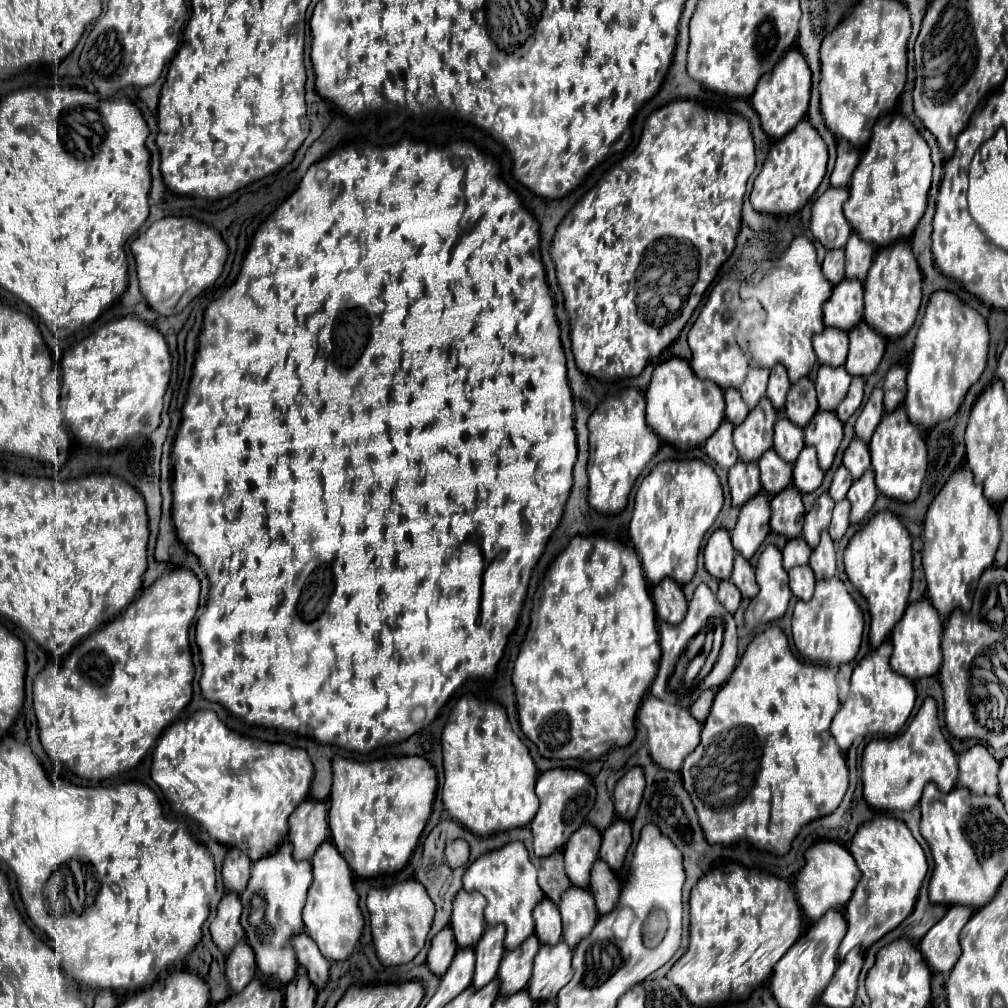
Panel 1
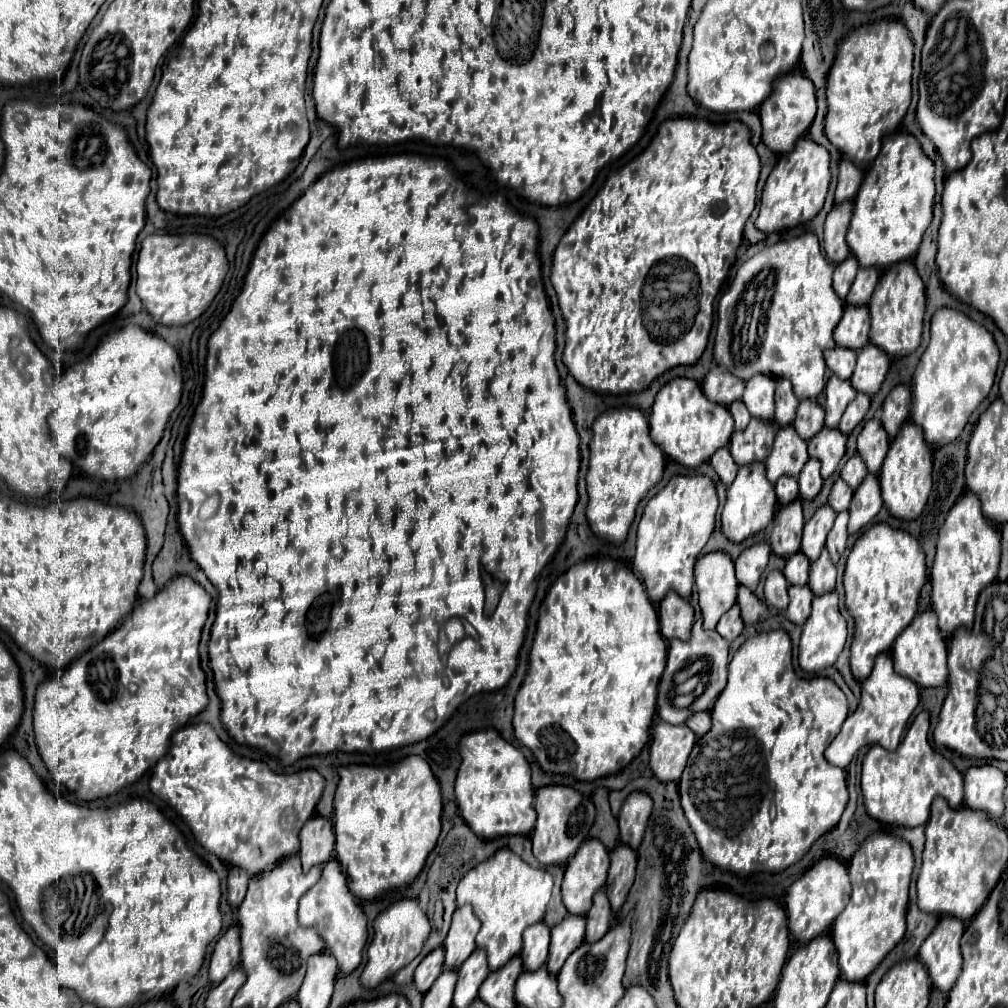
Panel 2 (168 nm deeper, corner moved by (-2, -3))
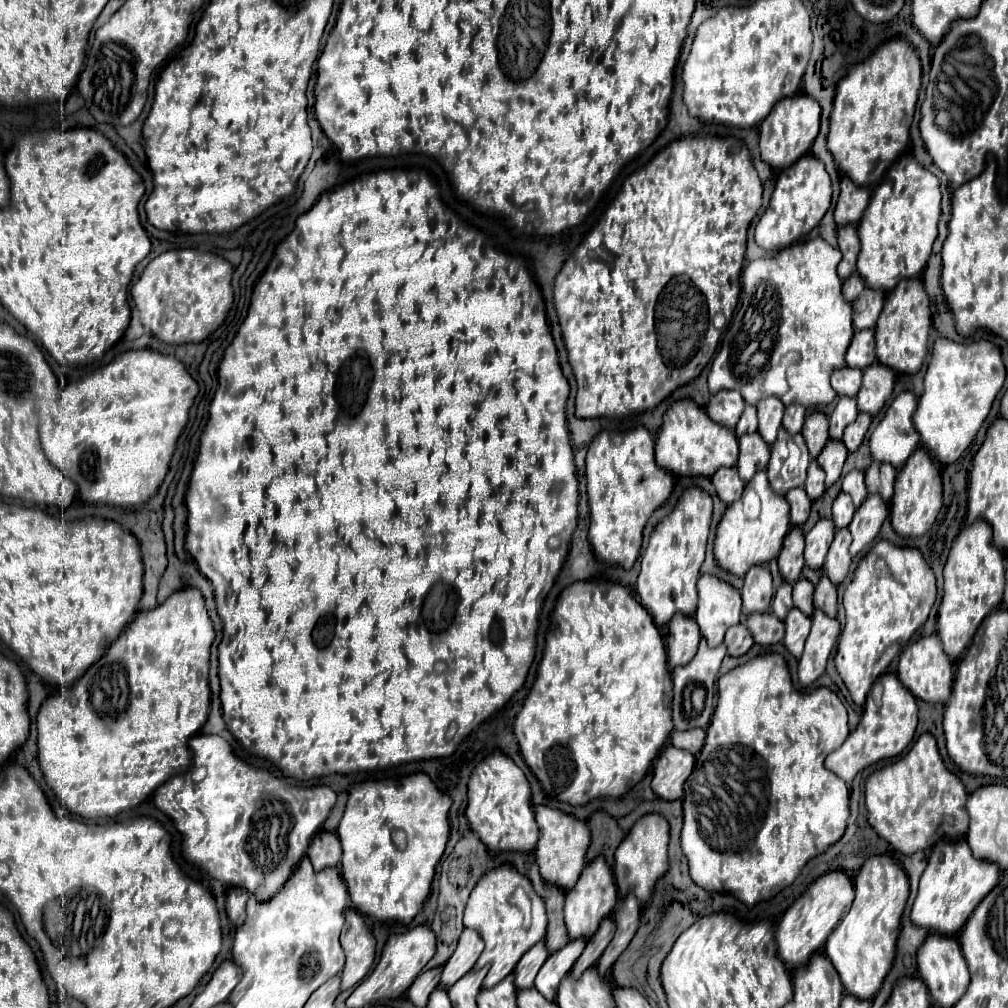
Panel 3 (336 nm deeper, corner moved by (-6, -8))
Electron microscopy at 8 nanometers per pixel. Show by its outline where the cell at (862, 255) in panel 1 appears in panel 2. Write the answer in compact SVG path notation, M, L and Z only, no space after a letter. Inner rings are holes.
M860 267L856 279L854 279L852 287L850 287L850 293L846 295L846 305L854 305L854 307L868 305L870 295L874 293L874 287L876 287L878 279L880 279L880 271L878 269Z

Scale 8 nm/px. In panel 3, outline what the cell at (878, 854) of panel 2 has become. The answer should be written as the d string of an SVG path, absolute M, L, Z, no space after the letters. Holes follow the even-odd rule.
M886 854L870 856L854 878L856 898L850 912L826 942L826 956L832 960L848 994L872 1000L896 958L900 918L908 900L908 876L902 866Z

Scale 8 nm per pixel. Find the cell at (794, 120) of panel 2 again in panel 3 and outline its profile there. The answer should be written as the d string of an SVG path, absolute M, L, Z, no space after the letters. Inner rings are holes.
M800 92L796 96L782 98L758 128L762 160L772 168L788 168L790 164L794 164L794 160L810 152L810 144L814 142L814 136L818 136L818 124L820 104L812 96Z

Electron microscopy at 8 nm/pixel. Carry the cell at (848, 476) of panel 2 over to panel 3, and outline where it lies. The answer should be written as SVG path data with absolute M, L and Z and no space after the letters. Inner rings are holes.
M850 470L844 480L842 480L842 490L852 496L852 502L856 506L862 504L862 500L868 496L868 490L864 486L864 472L860 470Z

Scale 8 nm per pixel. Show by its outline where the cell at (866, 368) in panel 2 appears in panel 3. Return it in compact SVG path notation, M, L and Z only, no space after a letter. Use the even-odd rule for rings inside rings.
M880 362L866 368L862 388L856 394L858 410L868 412L872 416L878 414L878 410L886 404L886 400L892 394L894 380L896 380L896 374L890 368L886 368L884 364L880 364Z

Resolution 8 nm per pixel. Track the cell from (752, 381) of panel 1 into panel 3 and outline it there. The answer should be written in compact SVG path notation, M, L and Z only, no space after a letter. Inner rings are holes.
M762 398L758 404L758 432L762 434L762 438L772 444L776 440L778 428L782 426L782 414L784 414L784 404L778 398Z

